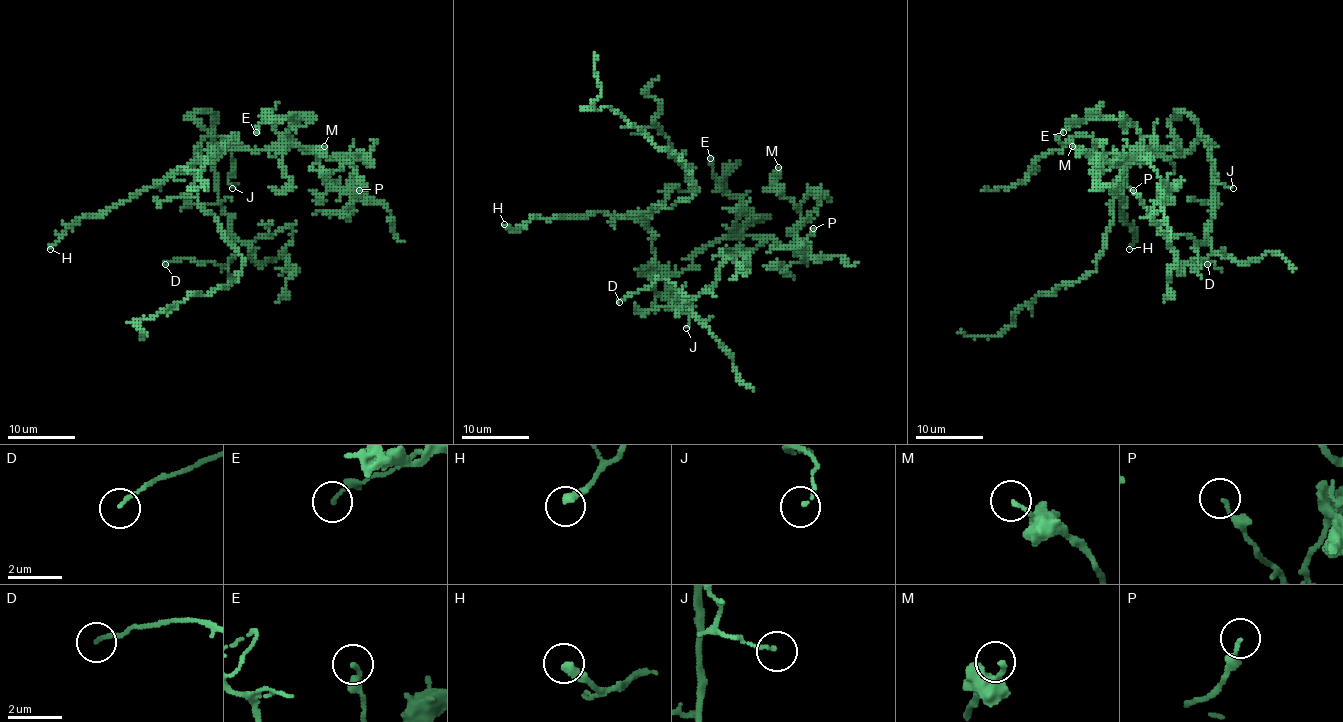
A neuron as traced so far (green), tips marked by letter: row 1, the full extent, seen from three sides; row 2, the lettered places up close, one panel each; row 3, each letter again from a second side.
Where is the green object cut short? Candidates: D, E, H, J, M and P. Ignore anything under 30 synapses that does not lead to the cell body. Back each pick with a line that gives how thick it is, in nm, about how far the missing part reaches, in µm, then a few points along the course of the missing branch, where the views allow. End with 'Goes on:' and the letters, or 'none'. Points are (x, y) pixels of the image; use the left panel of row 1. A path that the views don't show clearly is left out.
Goes on: none

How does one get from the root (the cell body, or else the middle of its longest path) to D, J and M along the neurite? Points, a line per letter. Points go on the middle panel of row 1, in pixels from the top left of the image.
D: (653, 278), (653, 287), (670, 302), (670, 307), (690, 306), (678, 289), (664, 278), (658, 278), (619, 302)
J: (653, 278), (653, 287), (659, 294), (686, 307), (683, 312), (690, 316), (686, 328)
M: (653, 278), (664, 294), (646, 267), (681, 273), (727, 236), (790, 245), (801, 214), (768, 190), (778, 167)

